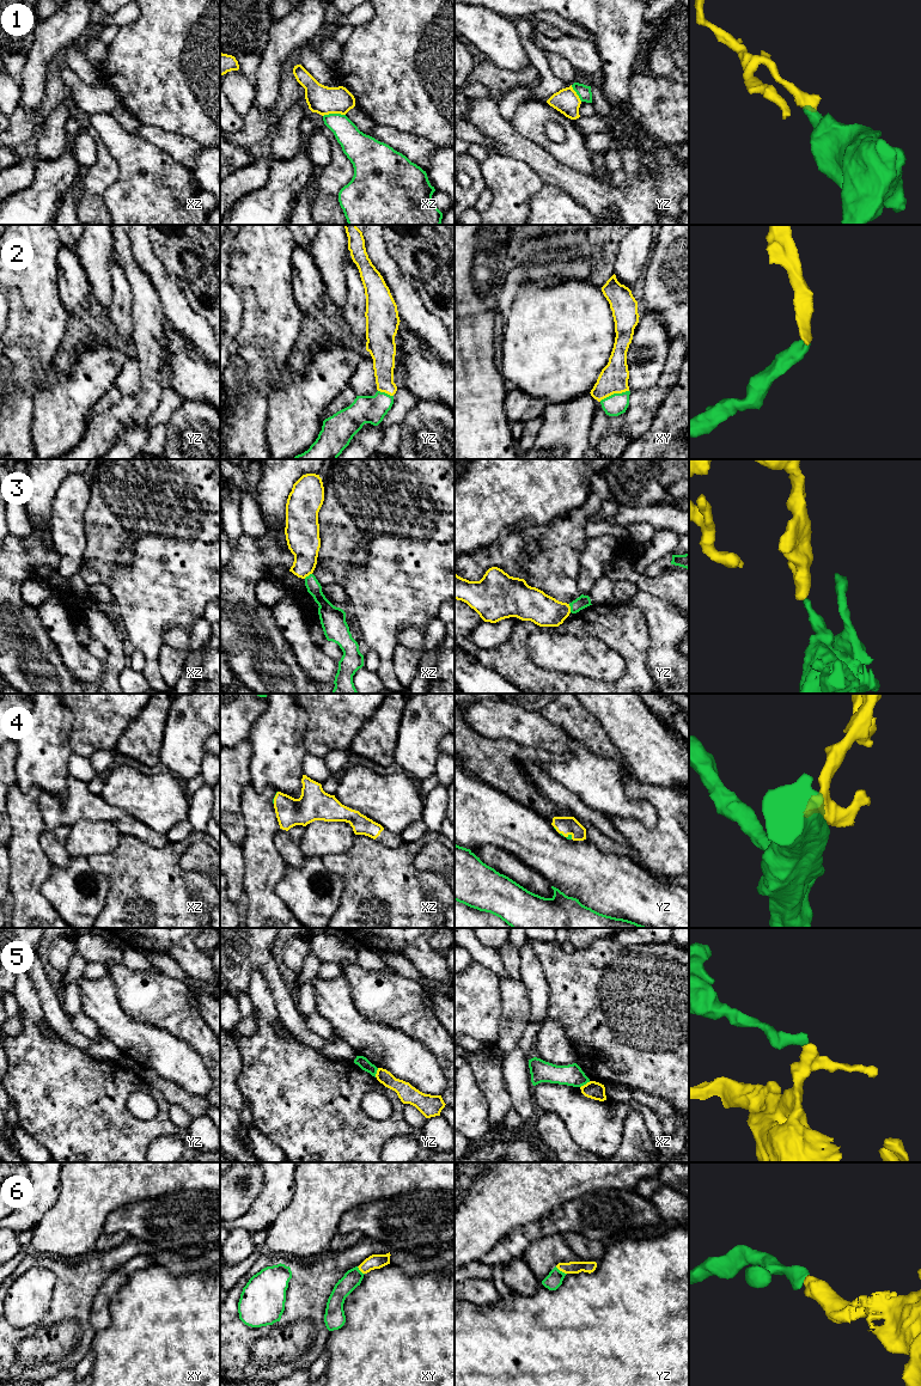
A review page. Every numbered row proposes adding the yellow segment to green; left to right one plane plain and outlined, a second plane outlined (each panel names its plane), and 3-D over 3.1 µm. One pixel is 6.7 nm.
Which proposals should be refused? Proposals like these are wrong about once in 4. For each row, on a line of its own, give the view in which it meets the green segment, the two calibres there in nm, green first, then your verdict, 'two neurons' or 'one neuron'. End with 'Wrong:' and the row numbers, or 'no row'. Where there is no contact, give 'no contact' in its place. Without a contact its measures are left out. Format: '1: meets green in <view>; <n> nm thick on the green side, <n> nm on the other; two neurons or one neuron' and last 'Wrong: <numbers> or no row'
1: meets green in xz; 180 nm thick on the green side, 190 nm on the other; two neurons
2: meets green in xy; 140 nm thick on the green side, 190 nm on the other; one neuron
3: meets green in yz; 90 nm thick on the green side, 220 nm on the other; two neurons
4: meets green in yz; 30 nm thick on the green side, 130 nm on the other; one neuron
5: meets green in xz; 140 nm thick on the green side, 120 nm on the other; two neurons
6: meets green in yz; 110 nm thick on the green side, 80 nm on the other; one neuron
Wrong: 1, 3, 5

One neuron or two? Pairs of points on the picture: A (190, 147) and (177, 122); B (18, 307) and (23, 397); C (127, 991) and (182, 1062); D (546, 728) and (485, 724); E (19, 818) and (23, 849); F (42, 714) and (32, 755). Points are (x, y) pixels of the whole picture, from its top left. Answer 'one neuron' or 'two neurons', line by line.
A: two neurons
B: one neuron
C: two neurons
D: one neuron
E: one neuron
F: one neuron

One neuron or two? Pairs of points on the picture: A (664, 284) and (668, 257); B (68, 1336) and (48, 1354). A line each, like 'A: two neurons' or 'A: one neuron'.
A: one neuron
B: one neuron

